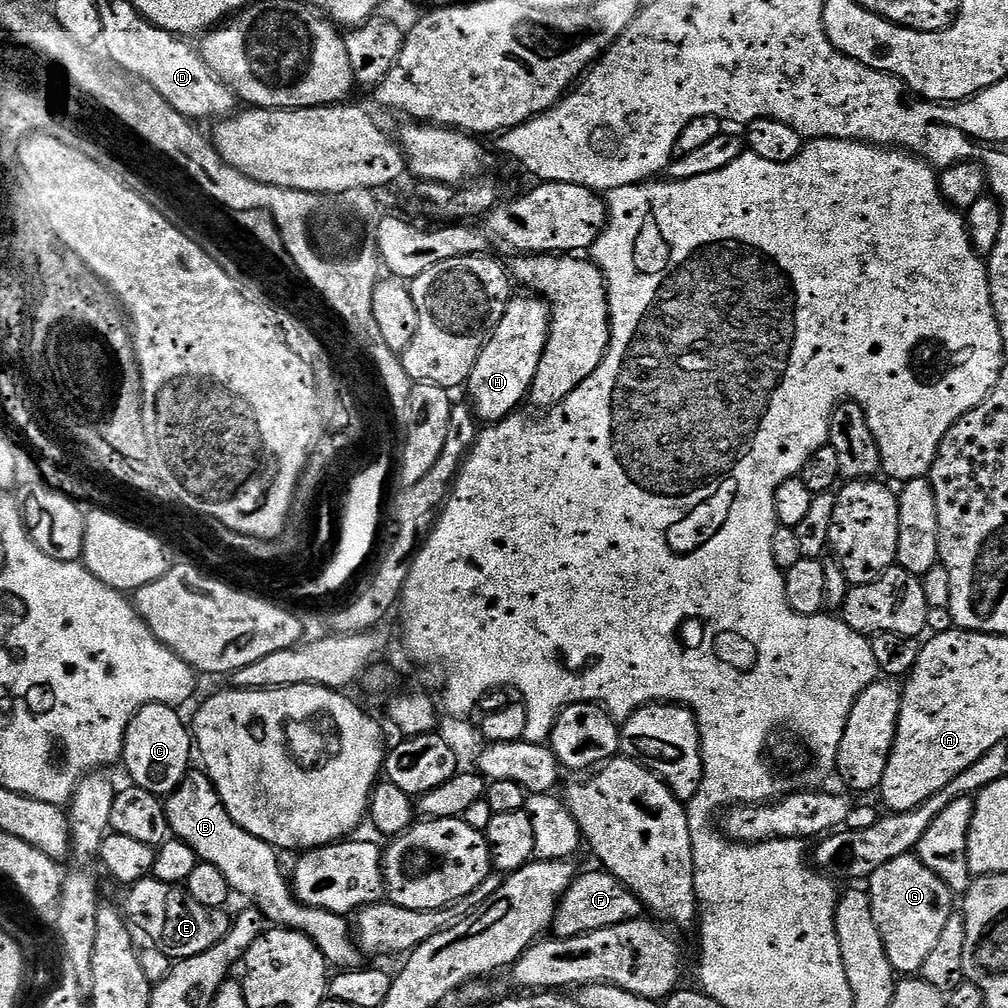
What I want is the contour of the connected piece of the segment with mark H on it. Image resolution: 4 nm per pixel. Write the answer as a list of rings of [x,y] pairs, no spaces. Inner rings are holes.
[[[536,294],[523,295],[513,295],[512,299],[508,301],[508,305],[498,322],[498,326],[492,332],[492,335],[488,337],[482,354],[478,354],[478,362],[474,362],[474,370],[470,374],[466,385],[466,392],[472,395],[470,403],[477,417],[481,421],[488,420],[484,422],[504,420],[519,409],[516,407],[523,400],[525,403],[526,397],[532,391],[534,374],[538,374],[538,362],[542,362],[542,354],[546,350],[548,331],[550,330],[550,322],[552,321],[548,302]]]

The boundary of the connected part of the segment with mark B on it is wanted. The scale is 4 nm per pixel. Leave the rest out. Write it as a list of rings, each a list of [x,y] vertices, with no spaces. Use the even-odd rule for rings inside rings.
[[[189,771],[183,782],[166,797],[164,809],[168,815],[171,835],[186,842],[186,846],[194,850],[197,861],[218,866],[229,889],[235,895],[237,892],[238,895],[245,896],[248,902],[259,908],[269,925],[293,928],[306,934],[314,942],[314,946],[322,950],[329,965],[337,969],[351,970],[361,967],[362,952],[357,941],[350,935],[349,921],[324,908],[311,908],[297,900],[289,877],[286,872],[284,876],[284,868],[280,865],[281,853],[272,845],[254,838],[254,834],[242,830],[242,826],[238,826],[234,818],[230,818],[207,772]]]

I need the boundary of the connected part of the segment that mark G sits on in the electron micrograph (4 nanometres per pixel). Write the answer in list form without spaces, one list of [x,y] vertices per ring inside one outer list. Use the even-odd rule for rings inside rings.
[[[915,854],[894,858],[894,862],[886,862],[886,866],[874,870],[872,877],[866,881],[866,891],[870,898],[874,922],[878,922],[878,934],[882,934],[882,942],[886,946],[886,958],[890,958],[890,966],[897,974],[919,973],[922,962],[926,962],[926,958],[938,943],[938,934],[942,934],[946,922],[954,914],[954,893],[948,889],[946,882],[942,882],[942,878],[938,878],[938,874],[934,874],[934,870],[930,870],[930,866],[926,866]]]

